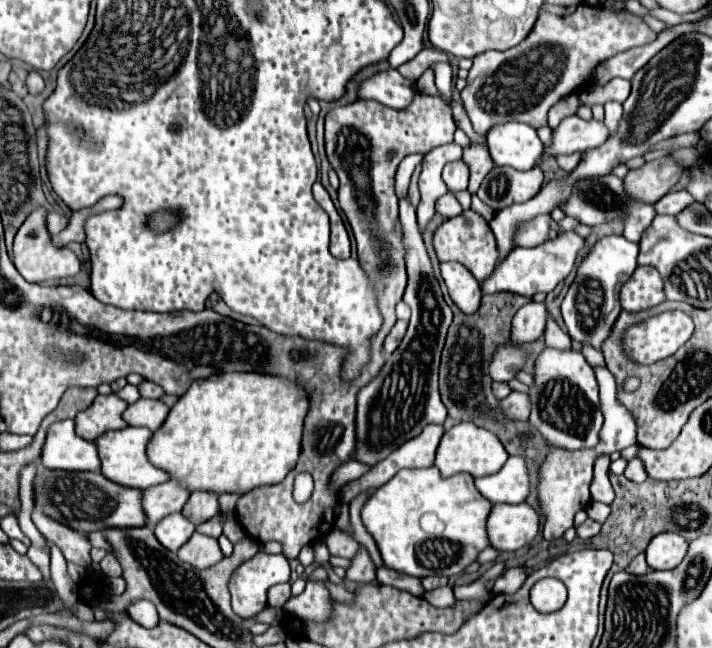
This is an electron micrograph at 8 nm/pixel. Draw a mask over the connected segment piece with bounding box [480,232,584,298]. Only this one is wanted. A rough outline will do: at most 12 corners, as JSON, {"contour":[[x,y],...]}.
{"contour":[[562,232],[512,252],[482,294],[552,292],[576,264],[584,238]]}

